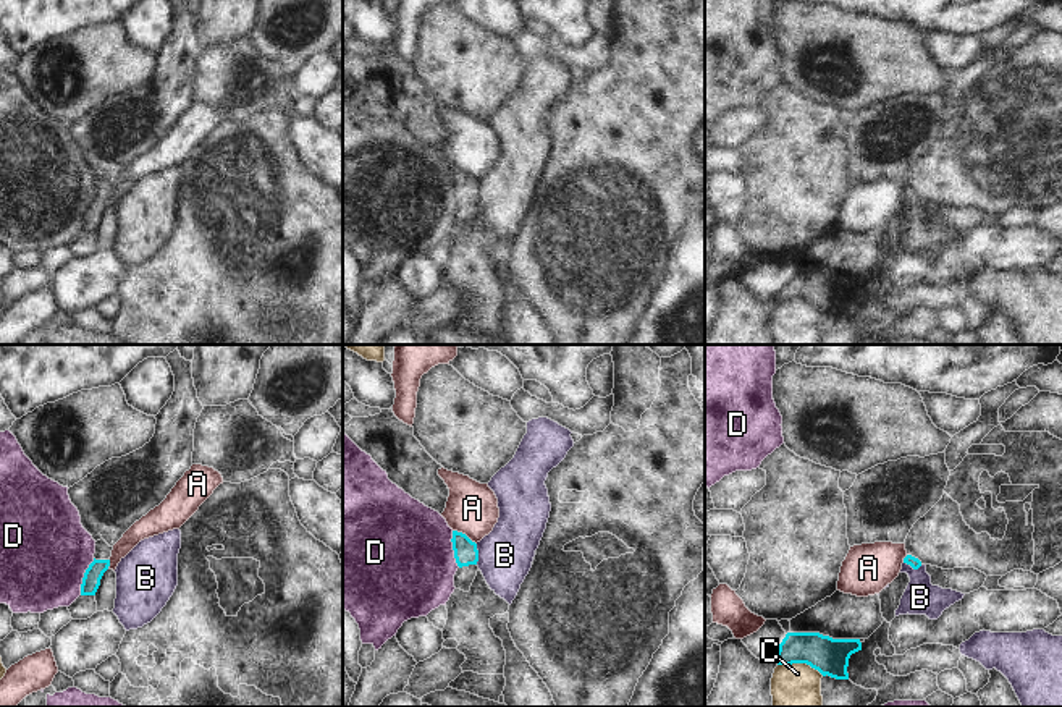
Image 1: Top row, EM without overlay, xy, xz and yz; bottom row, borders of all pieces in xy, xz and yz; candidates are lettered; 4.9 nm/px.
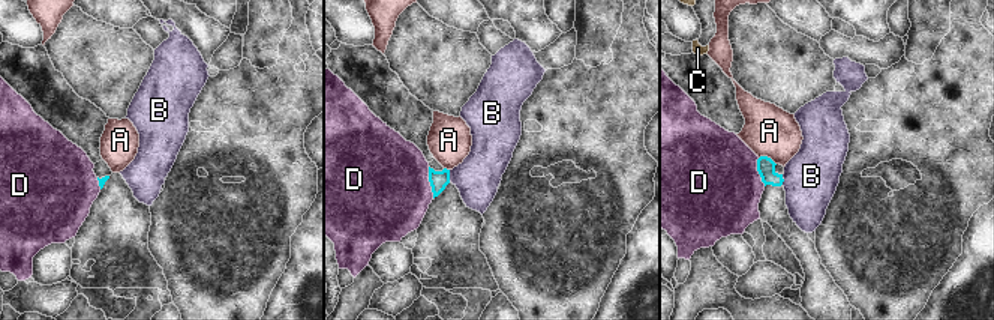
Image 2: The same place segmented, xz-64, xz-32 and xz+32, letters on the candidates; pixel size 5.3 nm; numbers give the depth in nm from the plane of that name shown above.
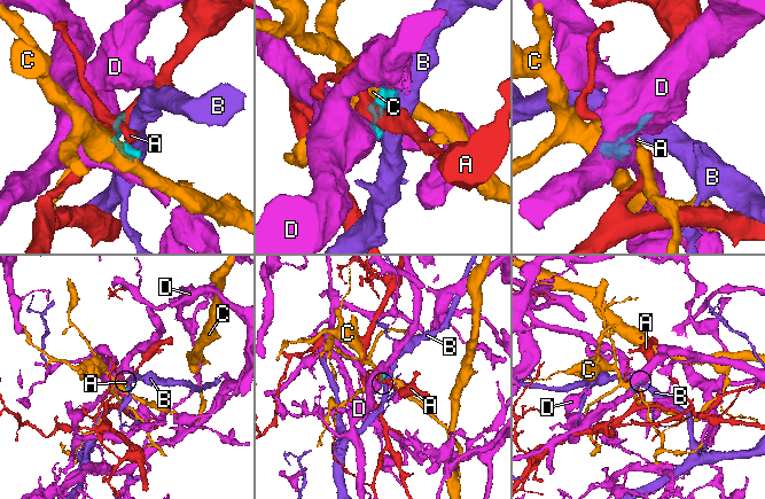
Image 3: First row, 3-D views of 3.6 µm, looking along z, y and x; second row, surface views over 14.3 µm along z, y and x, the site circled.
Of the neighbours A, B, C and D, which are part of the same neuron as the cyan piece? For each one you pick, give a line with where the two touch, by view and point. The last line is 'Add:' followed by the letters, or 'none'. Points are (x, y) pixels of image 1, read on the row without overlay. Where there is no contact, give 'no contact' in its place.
Add: none

